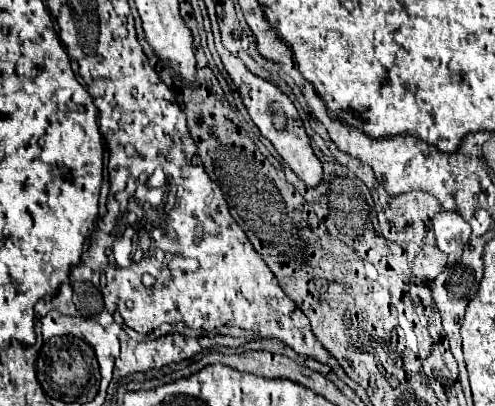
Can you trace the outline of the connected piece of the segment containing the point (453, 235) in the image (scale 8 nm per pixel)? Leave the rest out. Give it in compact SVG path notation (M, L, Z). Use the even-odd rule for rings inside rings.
M440 211L434 217L434 233L440 251L452 257L460 257L470 235L470 225L454 211Z

